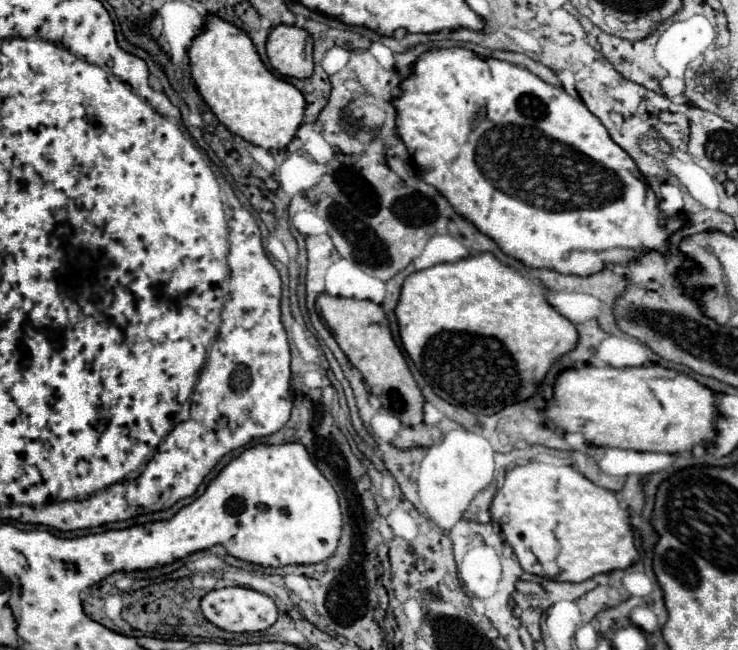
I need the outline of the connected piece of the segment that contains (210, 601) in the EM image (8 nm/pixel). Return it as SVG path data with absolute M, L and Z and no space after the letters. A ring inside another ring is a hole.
M243 586L207 592L201 600L201 610L211 624L227 632L261 632L261 630L267 630L277 620L275 602L265 594L255 592L251 588L243 588Z

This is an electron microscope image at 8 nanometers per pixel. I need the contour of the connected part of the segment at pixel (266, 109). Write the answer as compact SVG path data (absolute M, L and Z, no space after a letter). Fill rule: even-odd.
M207 16L205 28L189 46L189 66L195 88L221 124L243 140L265 150L287 148L303 122L303 94L263 66L251 38L241 28L219 16Z

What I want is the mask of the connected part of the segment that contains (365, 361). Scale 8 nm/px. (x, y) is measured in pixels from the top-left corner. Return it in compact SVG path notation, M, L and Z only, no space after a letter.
M319 294L315 300L315 308L333 332L339 348L345 352L349 362L361 372L369 392L381 402L381 406L395 414L407 426L421 424L425 398L419 386L415 384L401 350L393 342L383 308L371 300L355 300L329 294Z

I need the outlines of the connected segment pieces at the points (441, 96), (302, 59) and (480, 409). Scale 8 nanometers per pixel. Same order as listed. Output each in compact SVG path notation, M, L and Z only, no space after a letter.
M429 48L415 60L411 66L411 76L399 84L399 94L391 100L391 104L397 110L397 134L403 140L405 148L409 150L413 164L417 166L419 174L423 174L423 182L435 186L441 196L449 200L449 204L455 208L457 214L461 214L465 220L469 220L479 232L489 236L497 242L497 246L517 260L521 260L525 266L531 268L553 268L557 272L571 272L577 276L589 276L591 272L599 272L599 268L605 266L605 262L619 262L627 264L627 258L641 256L645 250L659 250L667 252L667 238L683 226L681 216L673 216L667 220L667 224L659 224L659 214L651 214L645 206L647 202L647 184L641 178L641 172L637 170L631 156L621 150L607 134L603 124L597 116L593 116L585 104L573 96L569 96L563 88L555 88L541 78L537 78L527 68L515 66L511 62L503 62L497 58L481 58L475 52L467 48Z
M281 24L269 32L267 58L281 76L307 78L313 72L313 38L303 28Z
M483 252L483 254L477 254L477 256L469 256L469 258L463 258L463 260L457 260L457 262L435 264L431 268L425 268L425 270L419 270L419 272L413 272L411 276L407 276L403 286L401 286L401 296L399 296L399 302L397 302L397 308L395 308L395 316L397 316L397 324L399 324L401 344L403 344L405 352L411 356L411 360L415 362L417 370L421 372L421 376L425 380L429 380L433 392L439 398L447 400L449 404L455 404L455 406L461 404L463 408L467 408L469 412L473 412L477 416L479 414L495 414L495 412L499 412L507 404L513 404L513 402L519 402L523 398L533 396L537 392L537 384L545 378L545 374L551 368L551 364L559 356L563 356L569 350L573 350L575 344L577 344L577 328L565 316L561 316L557 310L551 308L551 304L545 300L545 294L541 292L541 286L535 284L533 280L521 276L517 270L501 264L489 252Z

